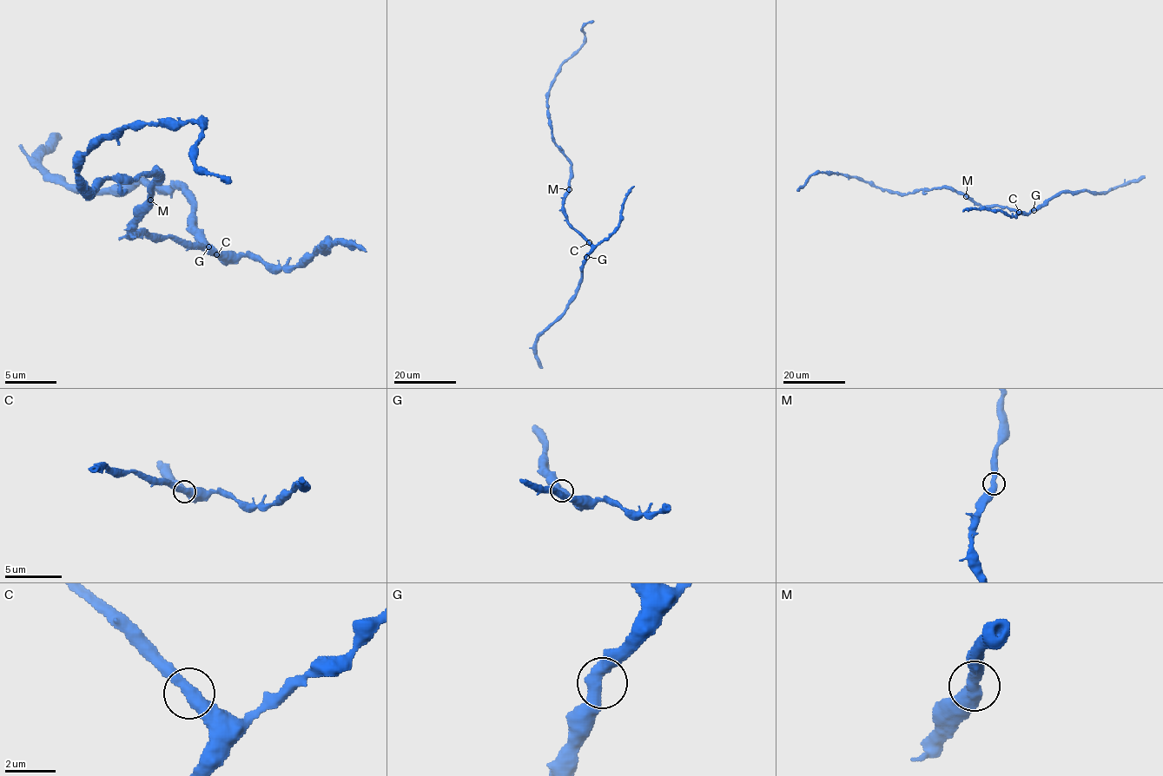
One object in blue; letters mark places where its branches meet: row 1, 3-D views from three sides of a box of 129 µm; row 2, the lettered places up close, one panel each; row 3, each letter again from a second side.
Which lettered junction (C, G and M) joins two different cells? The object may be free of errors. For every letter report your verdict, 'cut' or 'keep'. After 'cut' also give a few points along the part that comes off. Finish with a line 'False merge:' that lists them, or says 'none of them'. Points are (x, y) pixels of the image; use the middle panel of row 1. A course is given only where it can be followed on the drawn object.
C: keep
G: keep
M: keep
False merge: none of them

